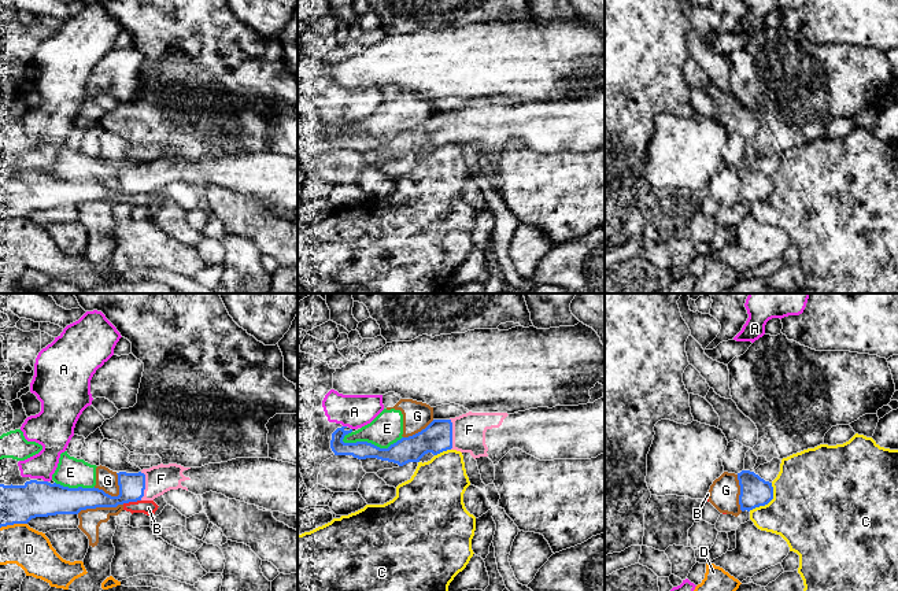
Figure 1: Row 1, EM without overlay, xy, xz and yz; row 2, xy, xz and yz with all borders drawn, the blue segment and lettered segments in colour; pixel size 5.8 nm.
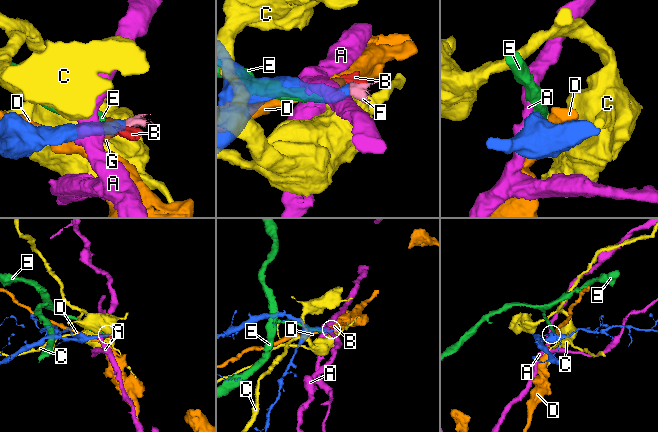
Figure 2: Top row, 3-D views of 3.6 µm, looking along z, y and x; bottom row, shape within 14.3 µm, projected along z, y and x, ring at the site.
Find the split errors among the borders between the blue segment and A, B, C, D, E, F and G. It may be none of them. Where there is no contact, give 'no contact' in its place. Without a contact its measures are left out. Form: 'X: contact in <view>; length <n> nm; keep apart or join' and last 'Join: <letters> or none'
A: contact in xy; length 30 nm; keep apart
B: contact in xy; length 110 nm; keep apart
C: contact in yz; length 220 nm; keep apart
D: contact in xy; length 160 nm; keep apart
E: contact in xz; length 360 nm; keep apart
F: contact in xz; length 180 nm; join
G: contact in xy; length 170 nm; keep apart
Join: F

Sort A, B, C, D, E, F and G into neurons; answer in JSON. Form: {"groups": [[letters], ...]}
{"groups": [["A"], ["B", "E", "G"], ["C"], ["D"], ["F"]]}

